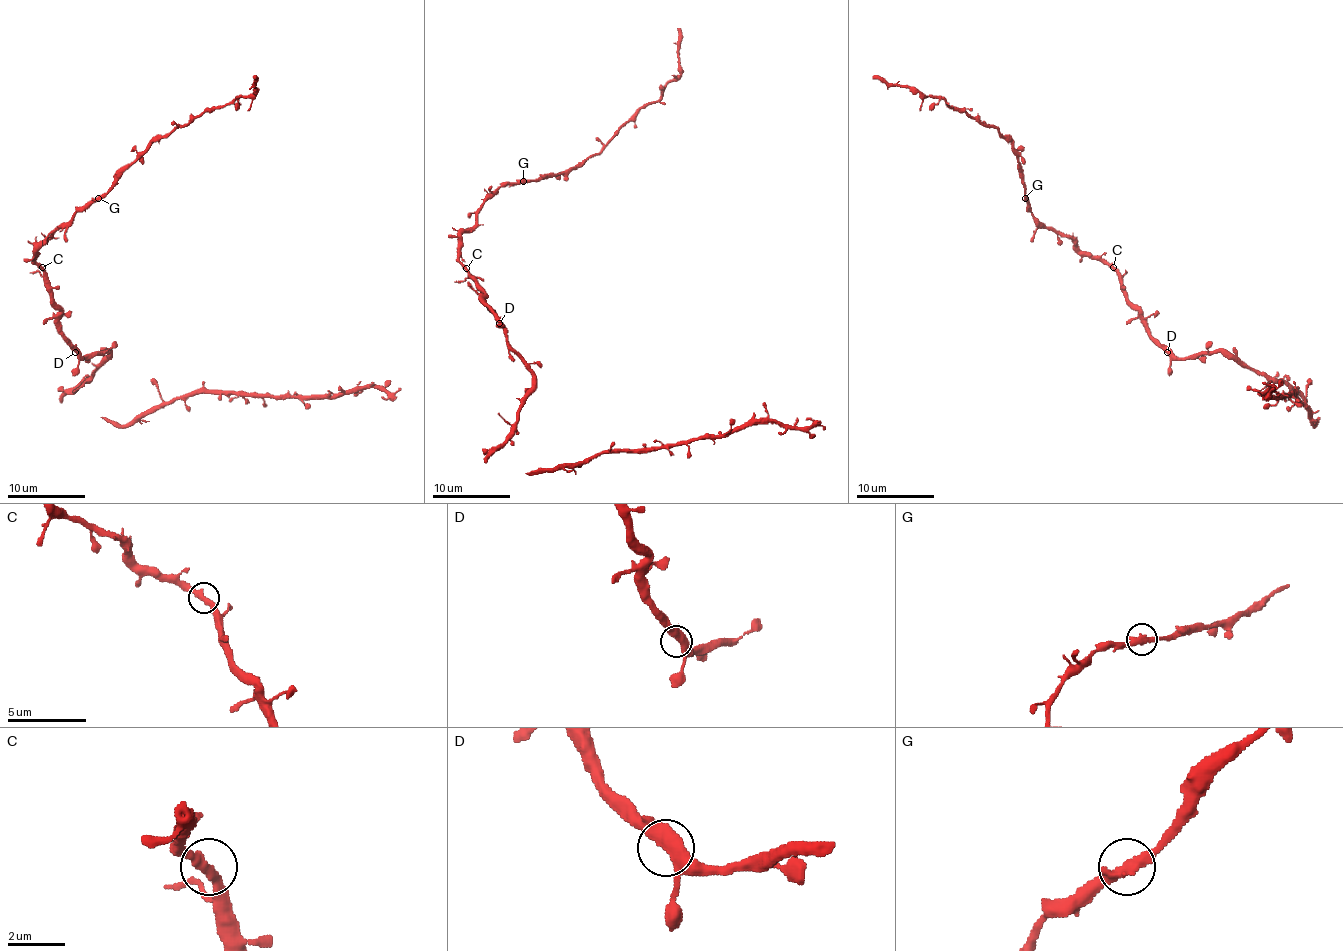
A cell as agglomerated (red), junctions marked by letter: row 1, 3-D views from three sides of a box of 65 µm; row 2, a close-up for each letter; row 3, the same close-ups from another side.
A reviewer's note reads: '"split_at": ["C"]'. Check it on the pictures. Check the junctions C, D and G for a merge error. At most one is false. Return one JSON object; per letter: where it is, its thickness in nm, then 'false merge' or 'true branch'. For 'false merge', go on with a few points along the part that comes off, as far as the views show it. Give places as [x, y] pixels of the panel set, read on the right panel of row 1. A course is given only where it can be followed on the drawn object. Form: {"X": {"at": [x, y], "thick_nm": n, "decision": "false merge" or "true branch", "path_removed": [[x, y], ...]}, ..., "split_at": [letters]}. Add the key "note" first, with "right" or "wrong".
{"note": "wrong", "C": {"at": [1113, 267], "thick_nm": 320, "decision": "true branch"}, "D": {"at": [1167, 352], "thick_nm": 500, "decision": "true branch"}, "G": {"at": [1025, 198], "thick_nm": 360, "decision": "true branch"}, "split_at": []}

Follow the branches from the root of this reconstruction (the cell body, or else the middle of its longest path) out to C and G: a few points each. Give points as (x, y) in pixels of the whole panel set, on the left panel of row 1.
C: (77, 349), (61, 333), (59, 306), (51, 296), (47, 273), (42, 267)
G: (77, 349), (61, 333), (59, 306), (51, 296), (47, 277), (34, 263), (34, 252), (98, 197)

